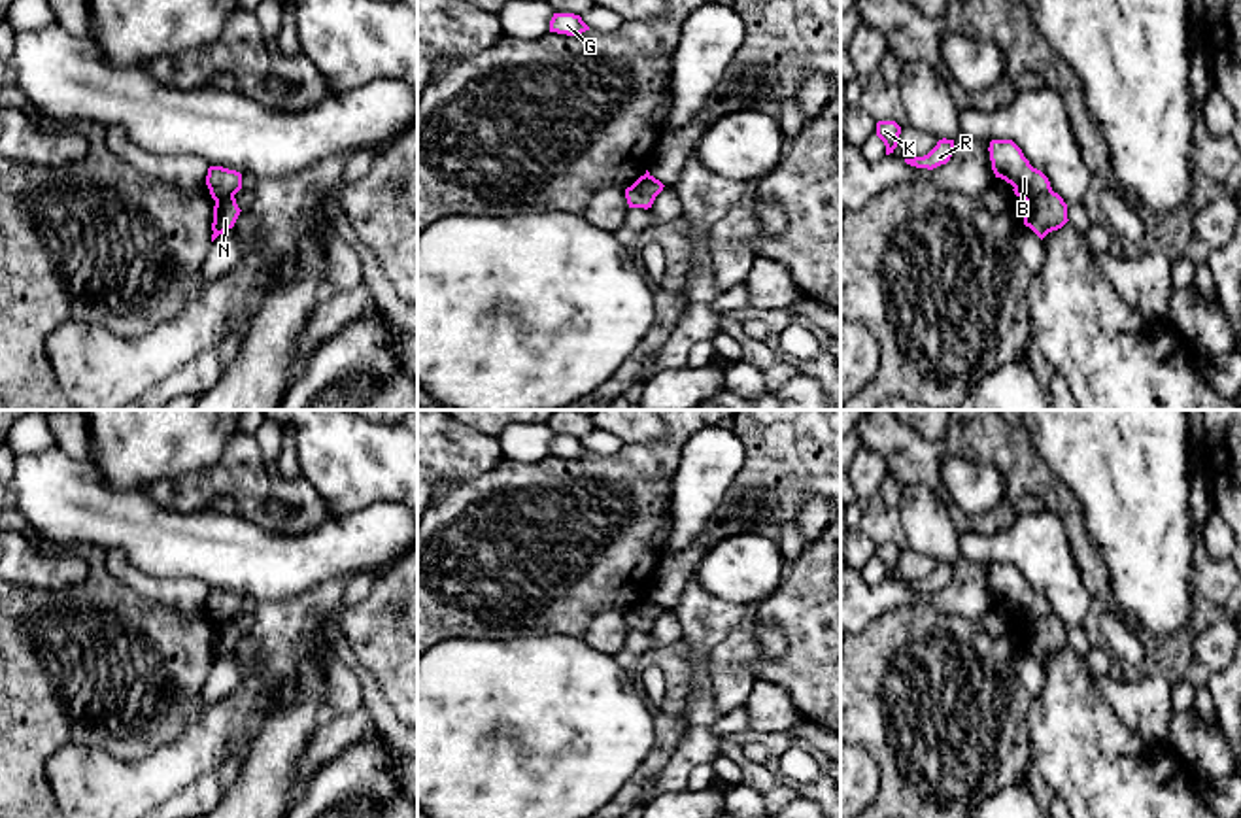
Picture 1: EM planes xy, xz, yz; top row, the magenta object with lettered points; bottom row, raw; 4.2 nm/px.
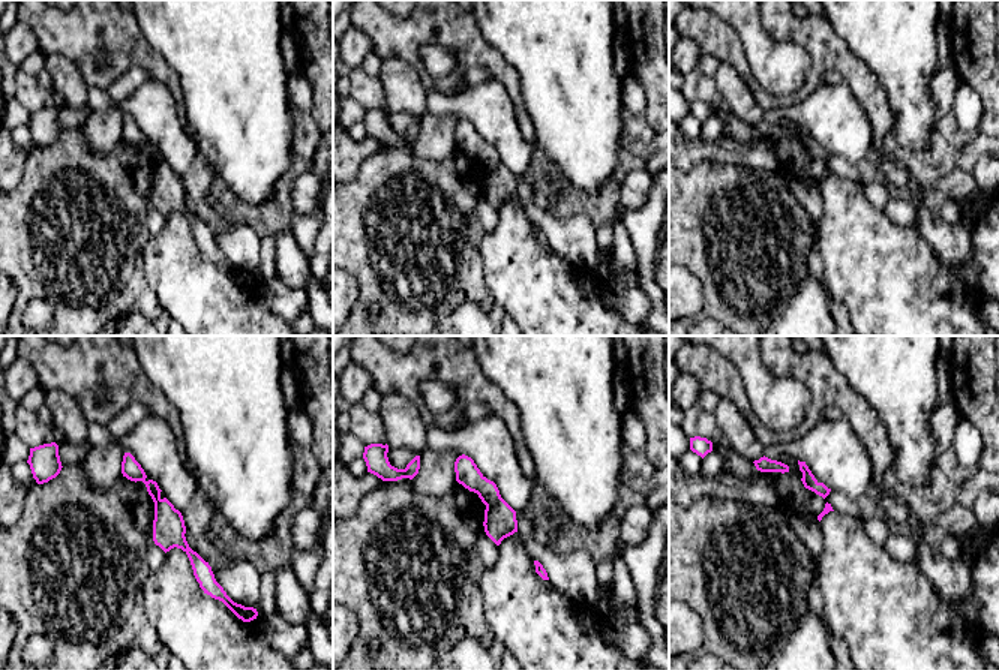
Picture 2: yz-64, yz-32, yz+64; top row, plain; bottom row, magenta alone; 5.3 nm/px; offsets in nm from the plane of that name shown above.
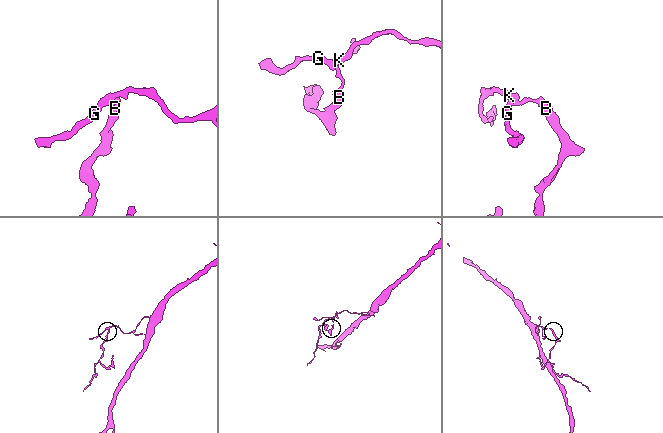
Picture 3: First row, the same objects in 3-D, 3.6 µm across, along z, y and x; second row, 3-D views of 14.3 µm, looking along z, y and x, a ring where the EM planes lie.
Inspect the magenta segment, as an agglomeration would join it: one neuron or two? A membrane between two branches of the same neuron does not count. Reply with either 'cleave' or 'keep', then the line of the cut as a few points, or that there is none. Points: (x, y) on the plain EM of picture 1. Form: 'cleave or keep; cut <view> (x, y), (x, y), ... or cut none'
cleave; cut yz (1051, 613), (1026, 624)

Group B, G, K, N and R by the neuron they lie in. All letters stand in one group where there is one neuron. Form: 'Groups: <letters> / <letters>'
Groups: B G K R / N

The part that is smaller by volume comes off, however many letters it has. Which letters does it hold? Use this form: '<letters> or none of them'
N

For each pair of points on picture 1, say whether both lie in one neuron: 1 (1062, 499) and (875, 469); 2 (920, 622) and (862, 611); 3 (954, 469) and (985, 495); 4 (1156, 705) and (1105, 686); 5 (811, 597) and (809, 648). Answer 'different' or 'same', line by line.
1: different
2: different
3: same
4: same
5: same

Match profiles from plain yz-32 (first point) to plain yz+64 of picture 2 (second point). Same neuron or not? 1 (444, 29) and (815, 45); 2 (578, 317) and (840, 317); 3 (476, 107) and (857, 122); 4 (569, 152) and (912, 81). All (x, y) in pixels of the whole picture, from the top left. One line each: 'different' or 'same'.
1: same
2: different
3: same
4: same

